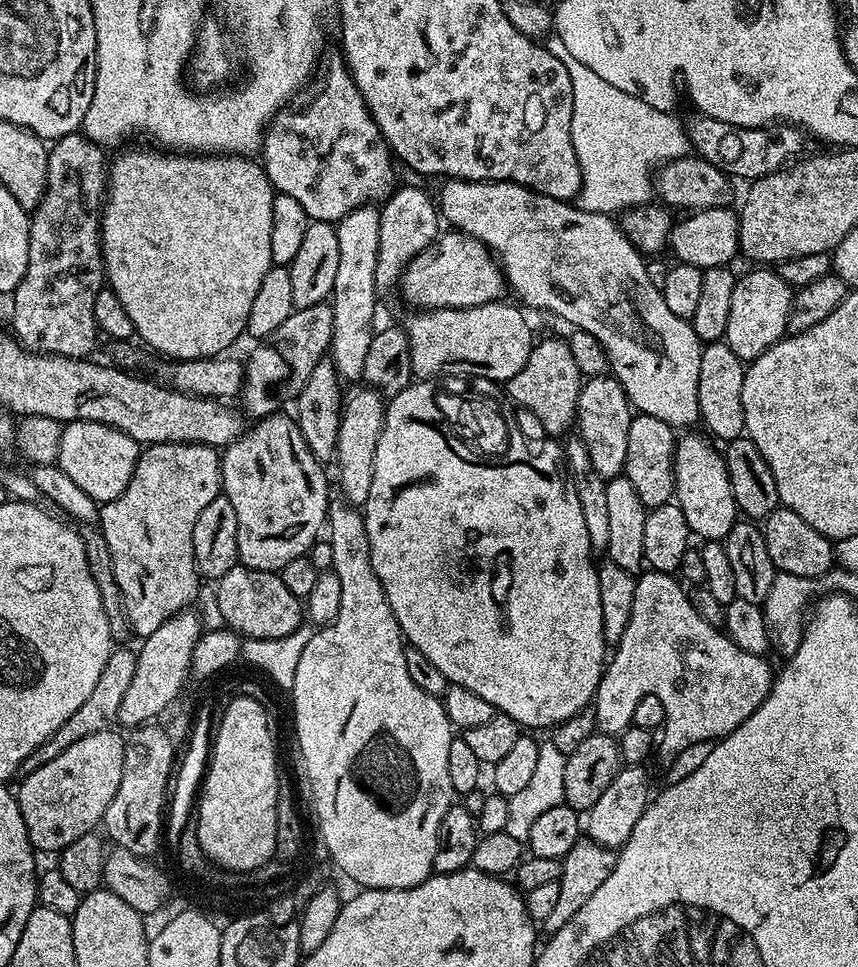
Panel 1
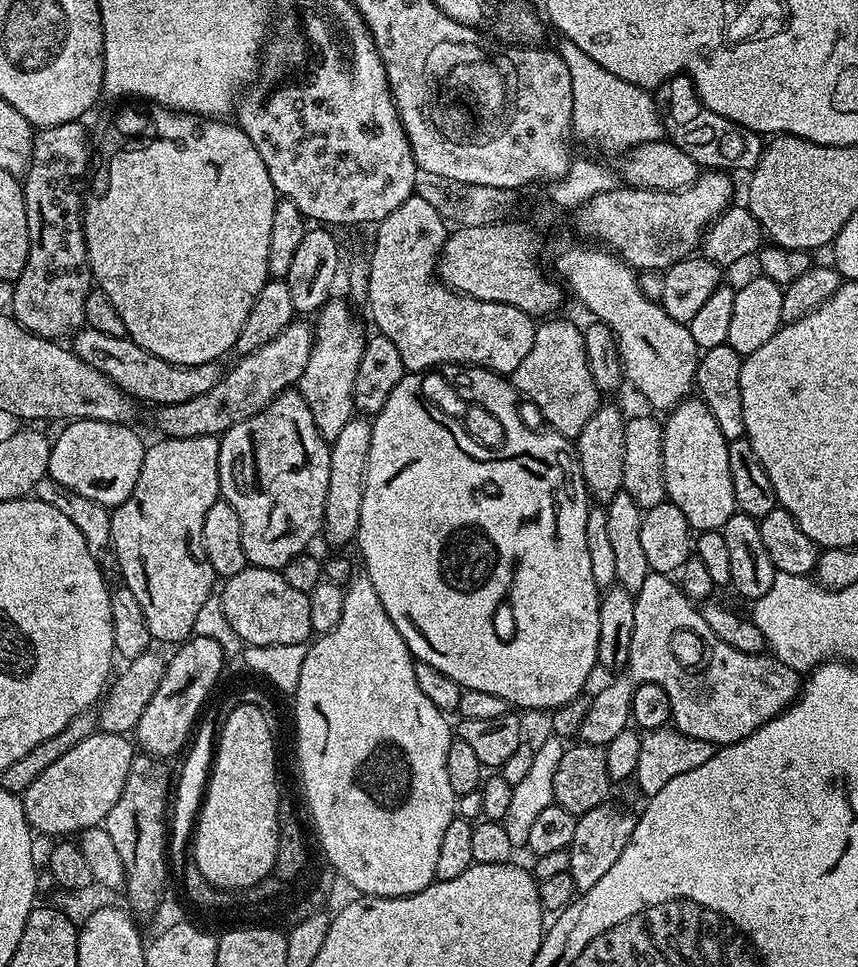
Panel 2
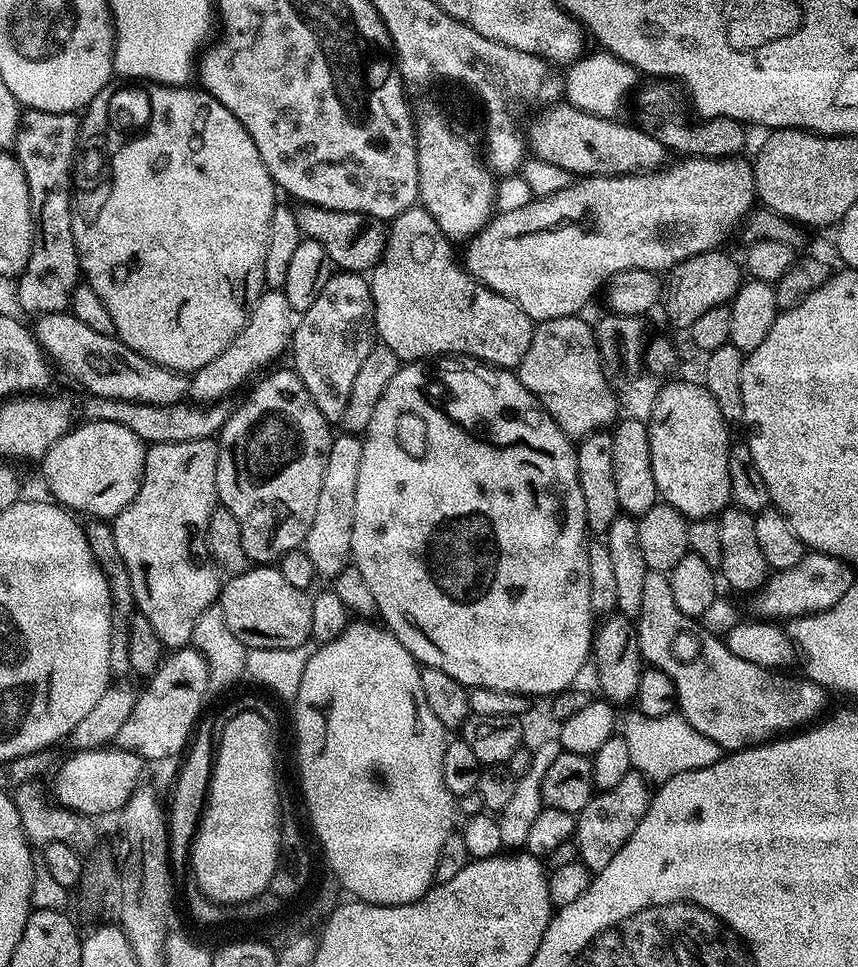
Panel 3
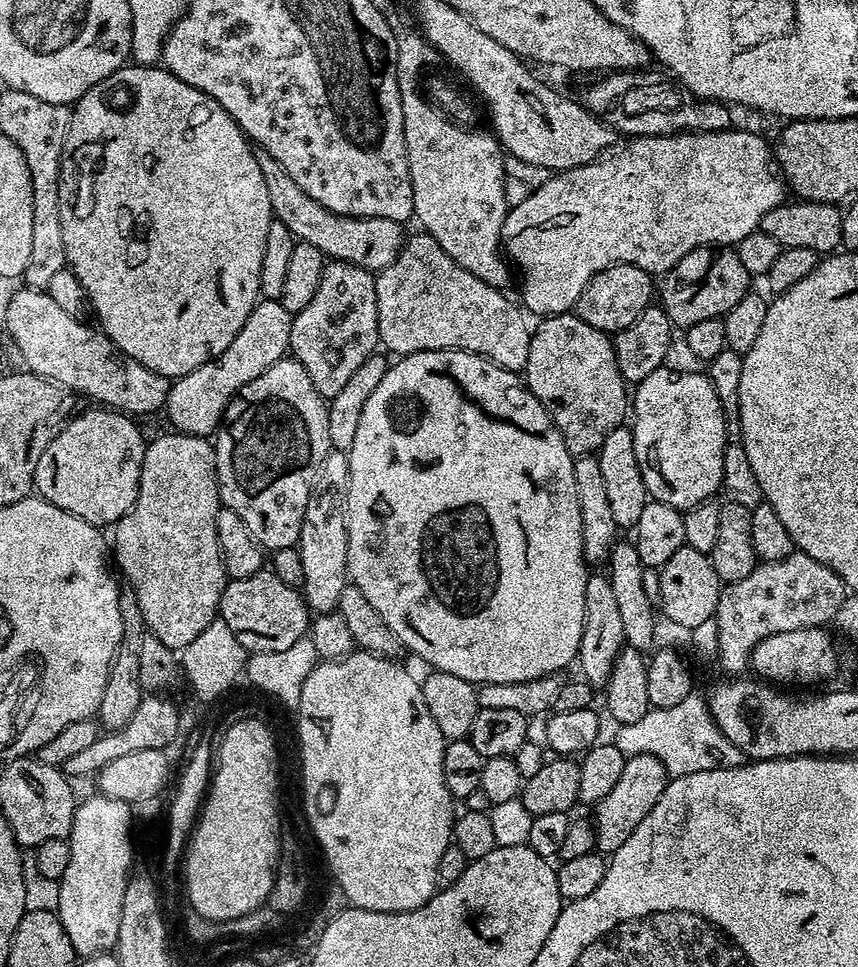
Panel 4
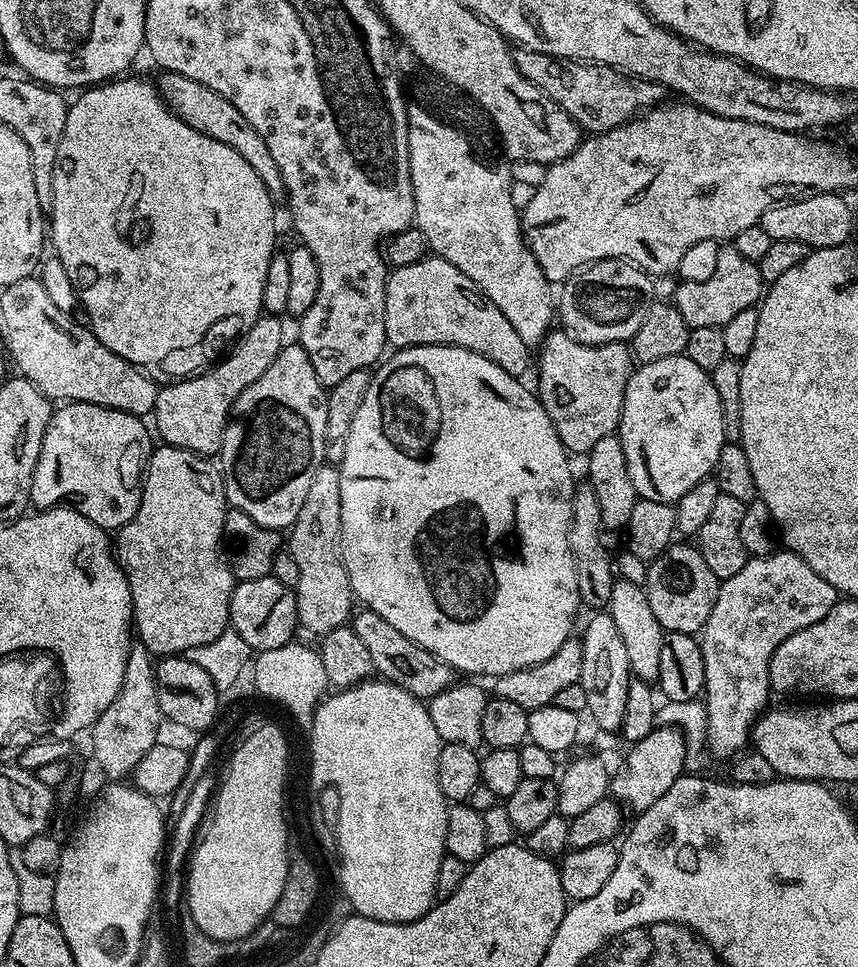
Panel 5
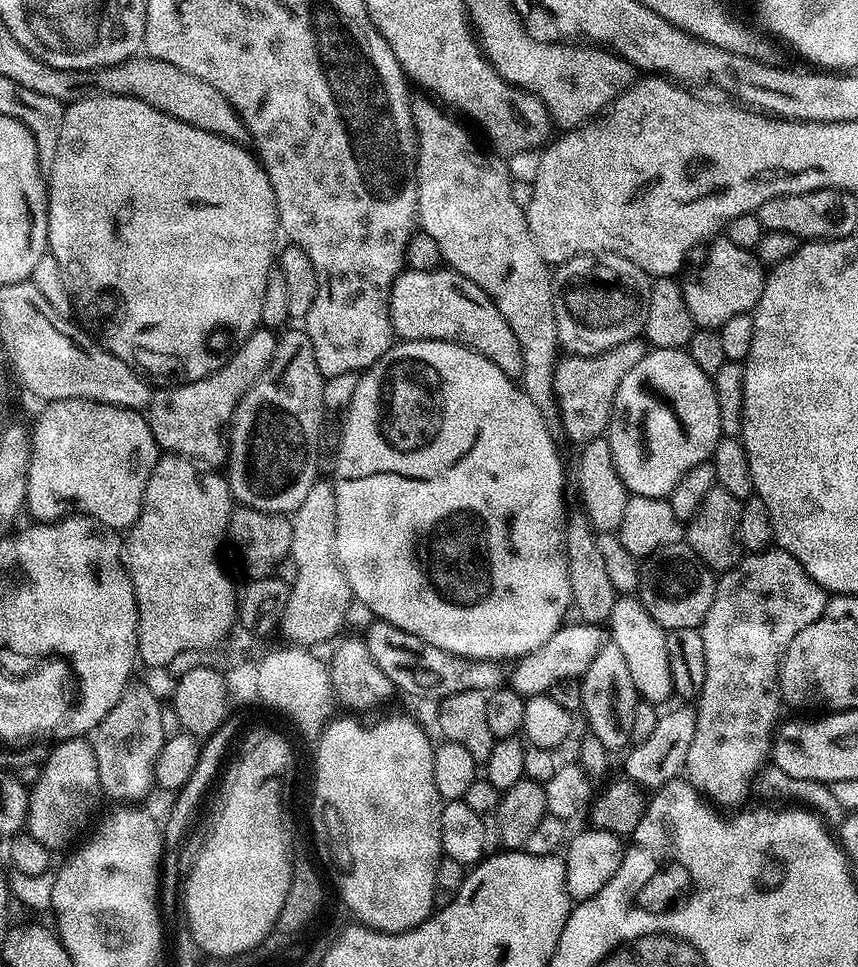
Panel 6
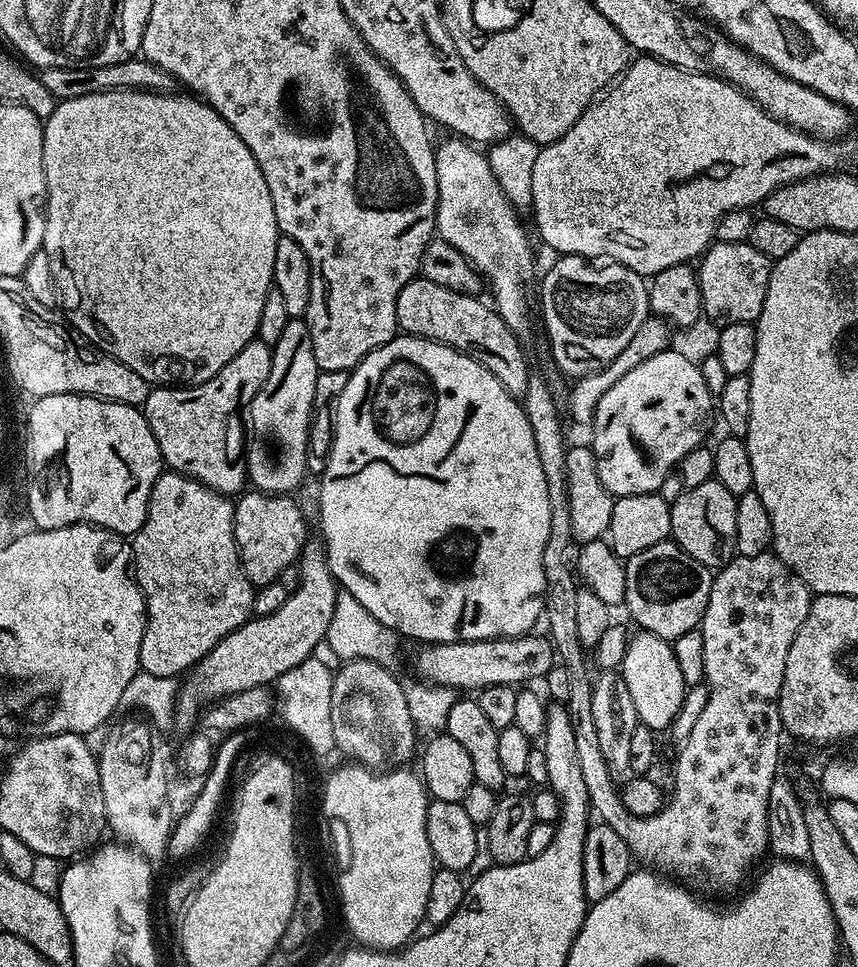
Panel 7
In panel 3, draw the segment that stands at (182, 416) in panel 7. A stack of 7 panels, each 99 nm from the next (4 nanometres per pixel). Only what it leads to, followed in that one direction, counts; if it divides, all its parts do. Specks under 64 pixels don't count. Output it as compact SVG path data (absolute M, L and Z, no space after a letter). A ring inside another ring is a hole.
M265 290L258 298L256 305L248 316L246 326L214 358L214 362L206 362L197 372L190 376L190 396L196 402L220 402L231 394L235 388L240 388L259 368L267 369L280 355L289 351L292 335L296 329L298 314L290 306L283 290Z

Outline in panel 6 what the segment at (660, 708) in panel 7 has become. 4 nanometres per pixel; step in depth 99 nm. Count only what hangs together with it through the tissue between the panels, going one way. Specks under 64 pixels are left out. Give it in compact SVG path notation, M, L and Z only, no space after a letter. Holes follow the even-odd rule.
M621 595L614 602L614 610L606 622L610 629L611 643L622 650L630 678L634 678L637 697L653 706L660 706L663 700L673 699L670 678L670 658L666 654L668 632L644 609L644 604L635 595ZM612 627L612 632L611 628Z

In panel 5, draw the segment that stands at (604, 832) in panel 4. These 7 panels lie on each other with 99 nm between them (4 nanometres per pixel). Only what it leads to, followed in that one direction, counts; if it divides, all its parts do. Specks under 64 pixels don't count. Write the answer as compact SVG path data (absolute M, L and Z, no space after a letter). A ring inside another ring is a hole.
M658 726L627 750L629 752L625 754L624 761L611 773L610 796L625 809L633 808L633 813L639 814L654 806L654 802L658 802L658 798L674 786L676 779L685 775L688 747L679 728Z

